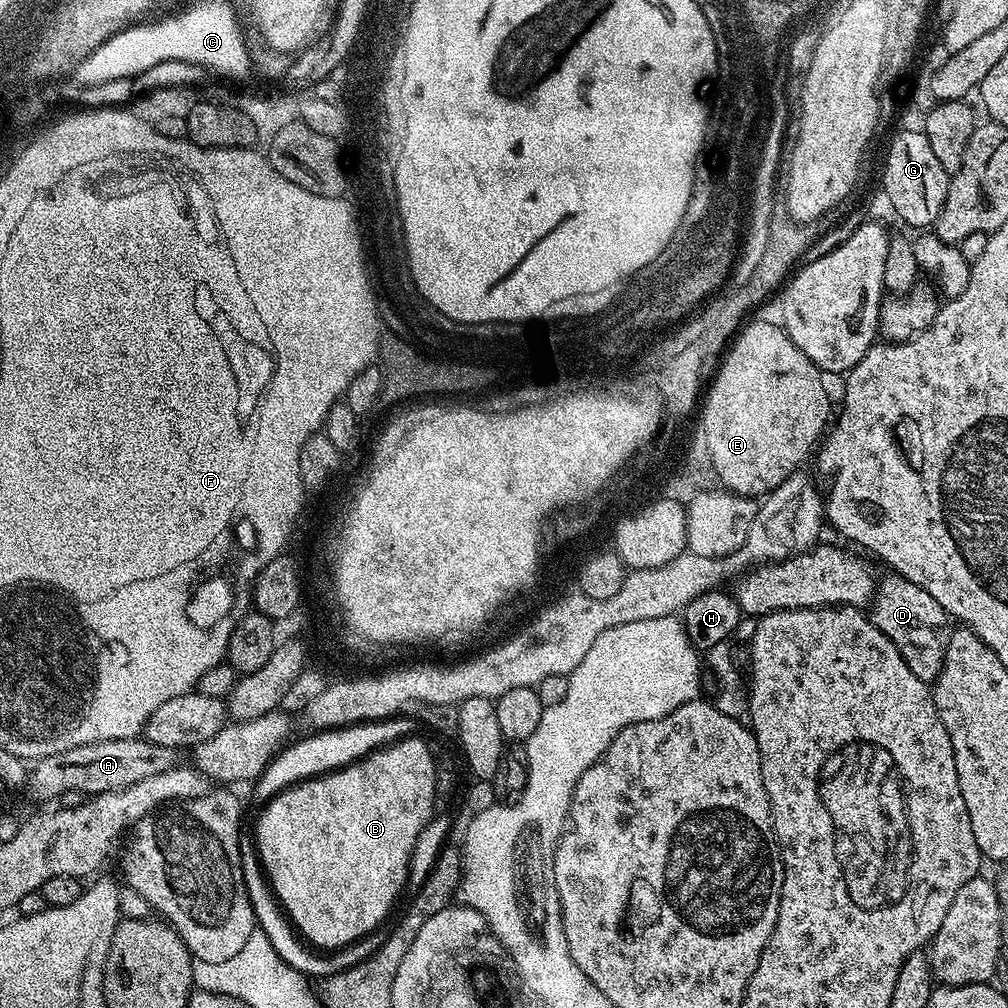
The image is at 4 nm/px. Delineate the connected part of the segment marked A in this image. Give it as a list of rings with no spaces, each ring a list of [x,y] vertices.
[[[134,736],[94,742],[35,761],[26,784],[44,800],[64,796],[67,792],[85,792],[83,795],[91,798],[99,792],[122,792],[134,786],[134,782],[142,782],[142,778],[150,778],[175,768],[178,764],[176,756],[177,749],[154,745],[144,738]]]

